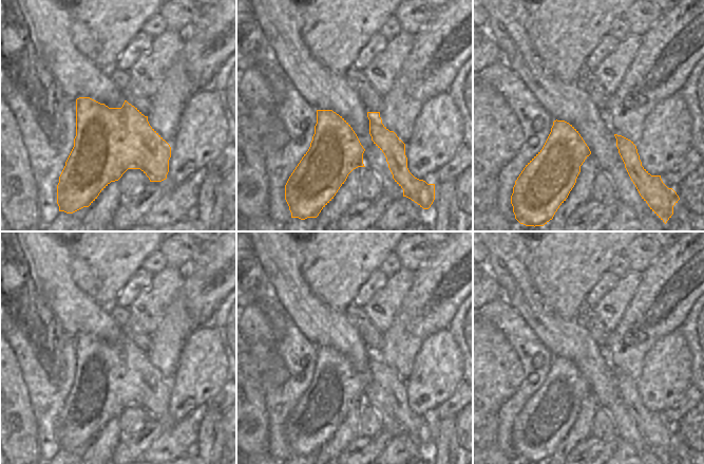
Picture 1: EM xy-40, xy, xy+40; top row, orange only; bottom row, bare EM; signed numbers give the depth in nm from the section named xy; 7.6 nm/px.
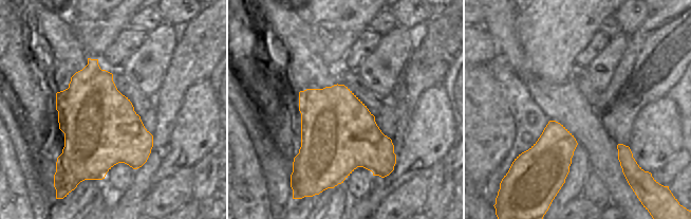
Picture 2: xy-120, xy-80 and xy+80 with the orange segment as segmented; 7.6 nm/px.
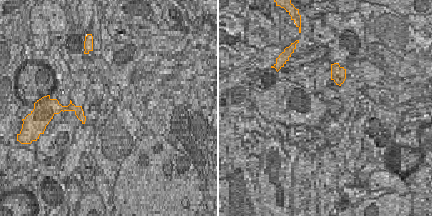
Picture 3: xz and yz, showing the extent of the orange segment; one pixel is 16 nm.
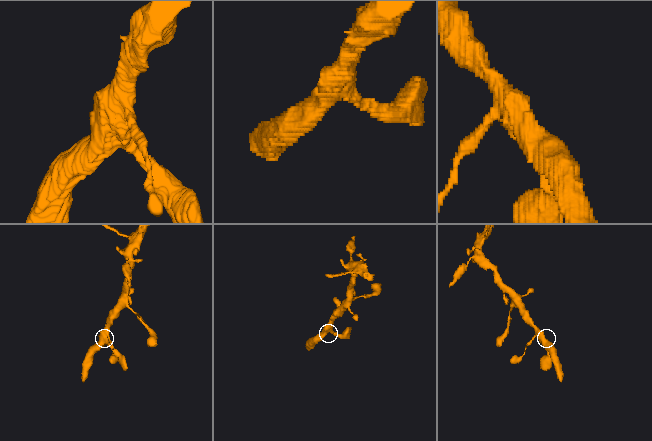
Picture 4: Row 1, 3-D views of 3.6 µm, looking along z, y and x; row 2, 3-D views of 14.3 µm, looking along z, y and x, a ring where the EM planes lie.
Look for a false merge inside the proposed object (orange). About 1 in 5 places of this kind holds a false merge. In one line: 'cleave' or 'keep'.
keep

